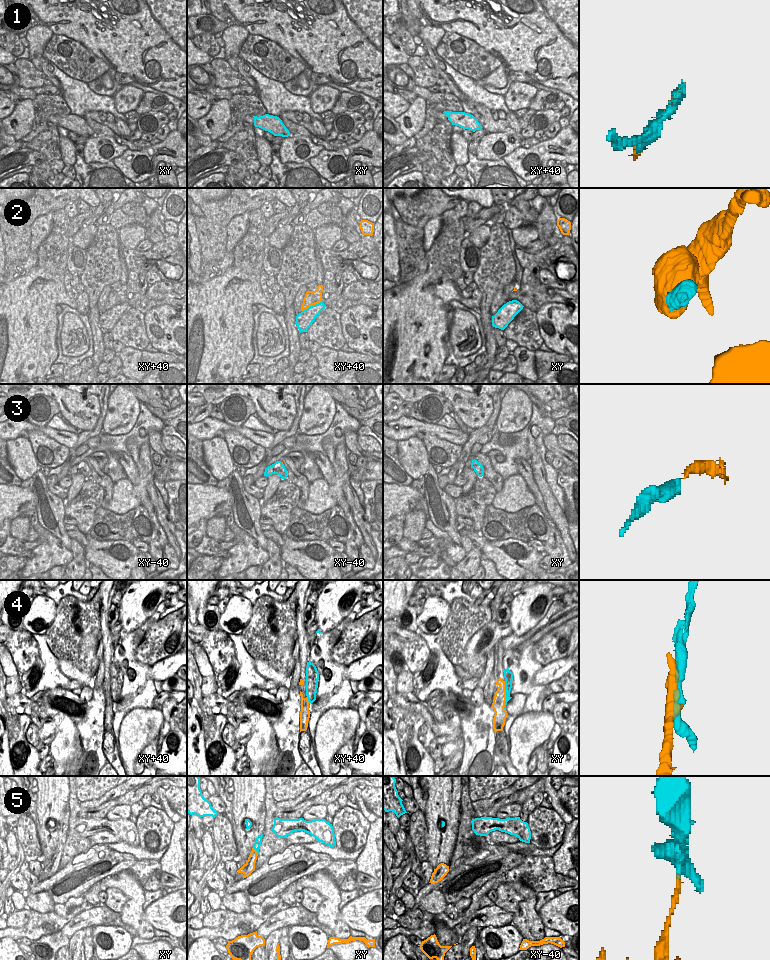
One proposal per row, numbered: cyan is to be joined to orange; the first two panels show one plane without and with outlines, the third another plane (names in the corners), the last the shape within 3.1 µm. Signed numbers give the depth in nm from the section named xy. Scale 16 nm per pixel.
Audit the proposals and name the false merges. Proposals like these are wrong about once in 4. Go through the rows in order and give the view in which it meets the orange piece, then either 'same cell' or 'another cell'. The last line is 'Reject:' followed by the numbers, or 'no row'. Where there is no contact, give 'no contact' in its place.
1: no contact | another cell
2: xy+40 | another cell
3: xy-40 | same cell
4: xy | another cell
5: xy | another cell
Reject: 1, 2, 4, 5

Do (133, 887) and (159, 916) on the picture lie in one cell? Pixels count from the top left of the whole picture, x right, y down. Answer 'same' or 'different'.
different

